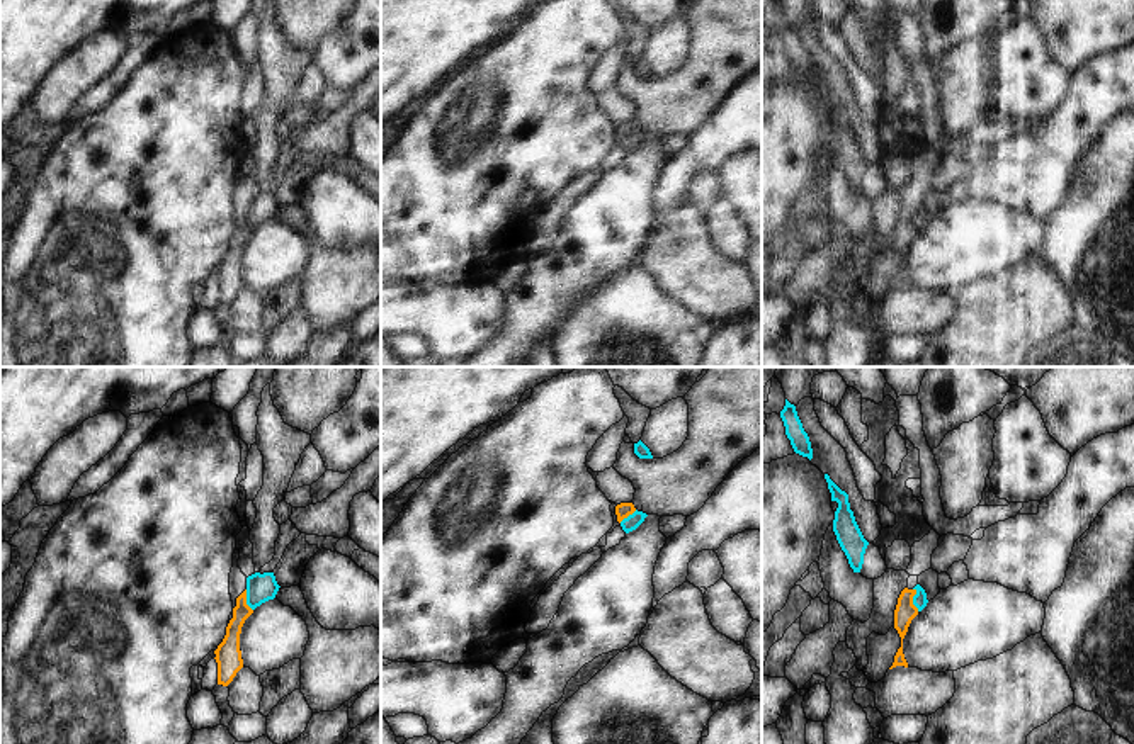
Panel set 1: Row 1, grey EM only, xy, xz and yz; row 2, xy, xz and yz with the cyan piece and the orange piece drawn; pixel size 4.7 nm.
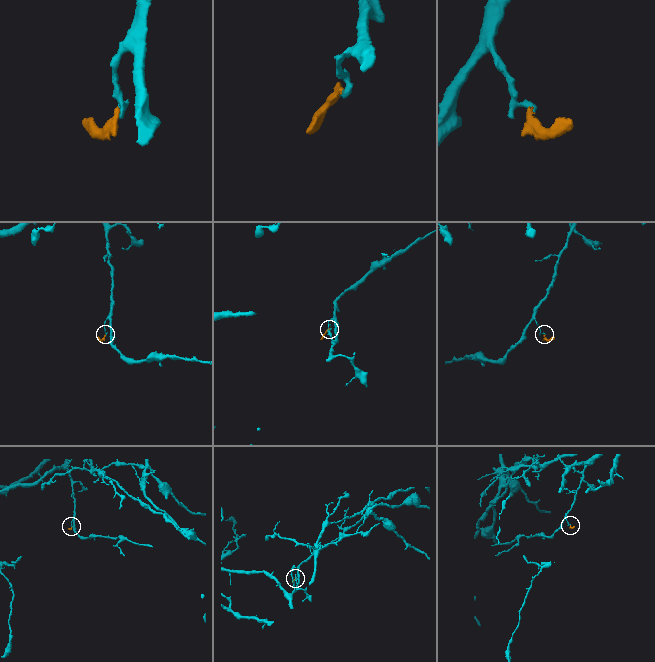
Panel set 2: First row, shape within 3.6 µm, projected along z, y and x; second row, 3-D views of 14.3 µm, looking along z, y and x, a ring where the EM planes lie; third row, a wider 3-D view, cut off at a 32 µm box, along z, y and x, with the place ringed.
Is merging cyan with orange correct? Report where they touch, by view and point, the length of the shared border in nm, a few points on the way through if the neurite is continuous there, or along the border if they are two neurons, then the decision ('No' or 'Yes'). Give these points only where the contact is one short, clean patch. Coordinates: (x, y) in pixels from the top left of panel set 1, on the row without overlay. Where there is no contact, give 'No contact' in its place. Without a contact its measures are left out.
Touches cyan at yz (913, 219). Shared border 110 nm. Boundary: yz (913, 208), (913, 225), (918, 230). No

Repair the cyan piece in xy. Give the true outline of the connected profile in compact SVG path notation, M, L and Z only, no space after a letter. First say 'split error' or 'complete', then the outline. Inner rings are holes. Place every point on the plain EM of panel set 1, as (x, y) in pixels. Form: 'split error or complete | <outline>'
complete | M255 192L248 195L247 197L247 224L252 229L255 229L262 223L274 219L279 207L281 206L277 204L274 192L264 192L264 194Z

